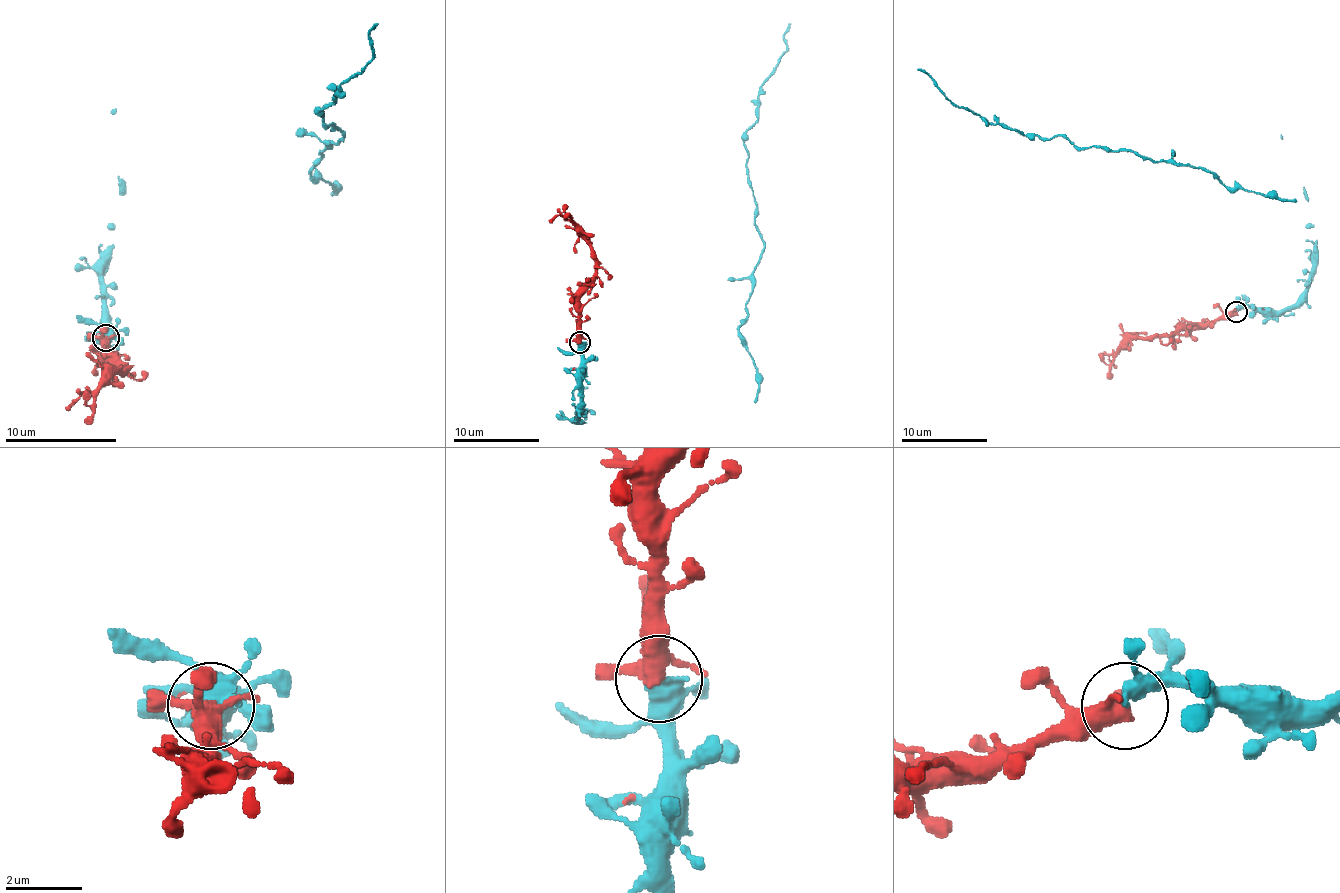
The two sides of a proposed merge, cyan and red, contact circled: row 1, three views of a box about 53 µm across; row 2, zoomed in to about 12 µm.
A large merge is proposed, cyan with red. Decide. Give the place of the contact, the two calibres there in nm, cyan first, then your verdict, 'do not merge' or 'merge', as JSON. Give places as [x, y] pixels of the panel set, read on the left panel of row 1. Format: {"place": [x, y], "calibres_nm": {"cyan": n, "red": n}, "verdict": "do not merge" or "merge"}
{"place": [106, 337], "calibres_nm": {"cyan": 400, "red": 340}, "verdict": "merge"}

